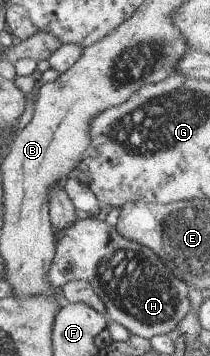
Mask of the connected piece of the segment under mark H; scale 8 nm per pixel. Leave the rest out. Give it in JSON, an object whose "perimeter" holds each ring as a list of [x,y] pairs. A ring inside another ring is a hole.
{"perimeter":[[[79,215],[71,227],[54,234],[54,239],[55,255],[45,281],[56,289],[60,289],[71,280],[86,281],[102,301],[106,317],[114,322],[118,321],[130,335],[147,340],[158,334],[169,335],[188,313],[190,286],[181,279],[184,271],[175,262],[166,263],[160,260],[149,248],[124,239],[115,231],[114,226],[108,225],[105,221],[98,221],[94,216]]]}

